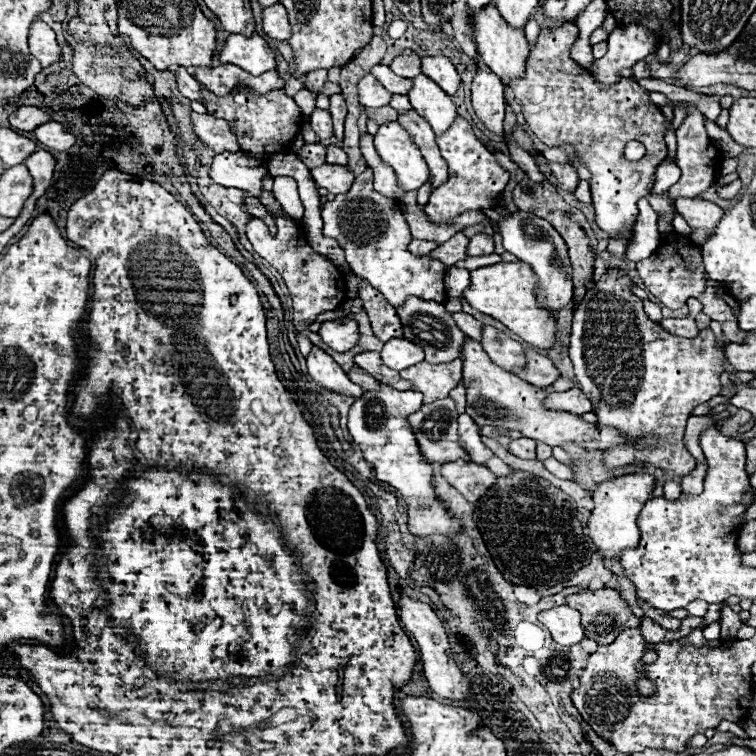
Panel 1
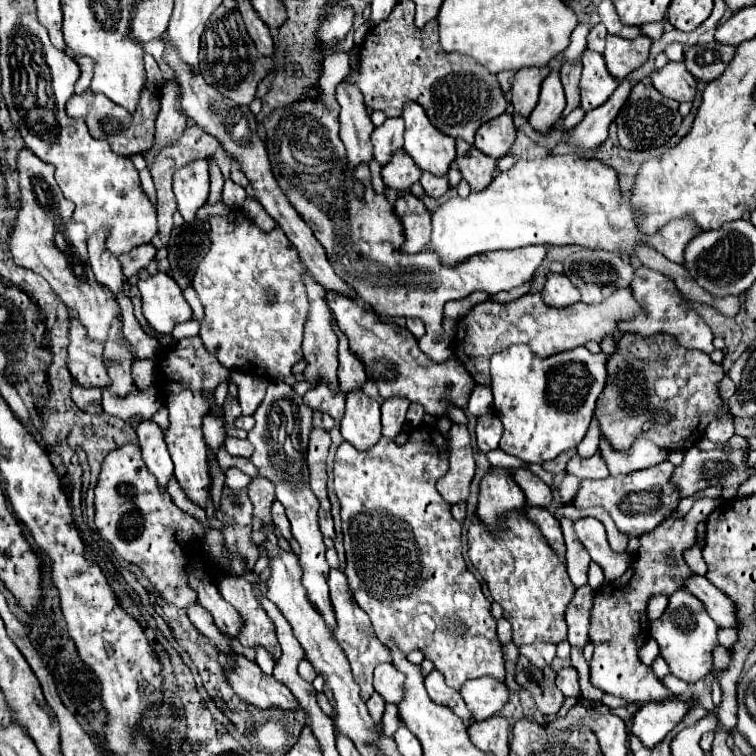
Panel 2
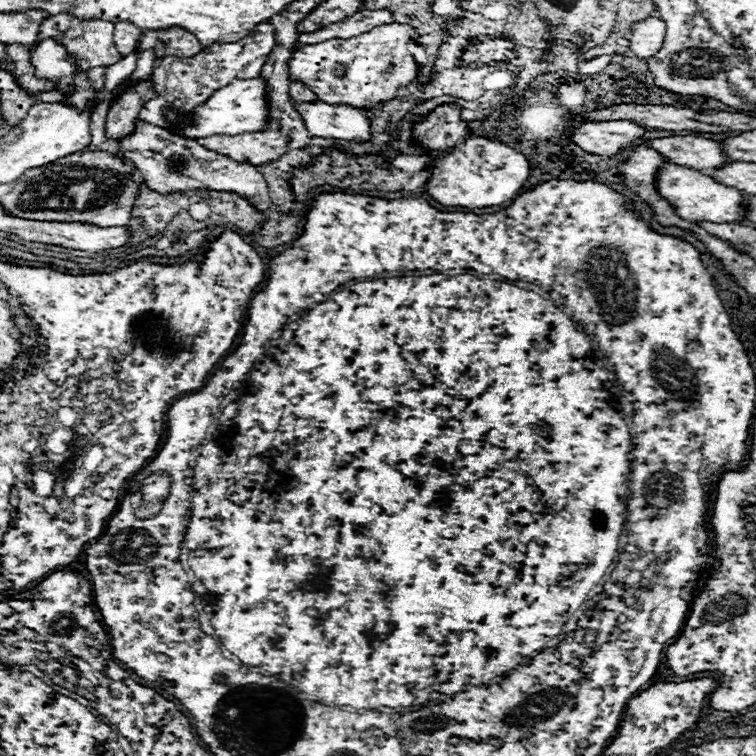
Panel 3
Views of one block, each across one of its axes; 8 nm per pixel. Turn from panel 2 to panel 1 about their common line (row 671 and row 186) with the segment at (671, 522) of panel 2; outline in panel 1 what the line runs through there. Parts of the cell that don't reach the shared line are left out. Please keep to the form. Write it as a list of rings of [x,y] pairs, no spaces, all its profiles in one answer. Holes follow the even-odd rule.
[[[562,24],[552,30],[542,30],[536,44],[530,44],[530,58],[526,62],[526,76],[520,80],[512,80],[510,88],[516,94],[516,102],[522,106],[522,114],[530,126],[530,130],[546,144],[560,146],[564,142],[574,146],[578,162],[582,162],[590,172],[590,192],[592,204],[596,210],[596,224],[600,230],[608,234],[608,238],[632,238],[632,228],[638,220],[636,202],[650,194],[654,186],[654,170],[666,158],[666,142],[664,134],[668,128],[666,118],[660,108],[652,104],[648,92],[634,80],[622,78],[618,84],[602,86],[598,84],[586,68],[578,66],[570,58],[570,48],[578,40],[576,24]],[[630,140],[638,140],[644,144],[646,154],[638,162],[628,162],[624,158],[624,146]]]

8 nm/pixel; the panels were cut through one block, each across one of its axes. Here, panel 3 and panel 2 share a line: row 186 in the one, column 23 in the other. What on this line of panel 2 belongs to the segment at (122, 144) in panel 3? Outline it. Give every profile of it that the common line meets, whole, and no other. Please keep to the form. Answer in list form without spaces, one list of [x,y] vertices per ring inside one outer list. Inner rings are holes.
[[[22,150],[18,156],[22,206],[10,232],[10,252],[18,266],[42,276],[62,302],[78,312],[78,320],[88,330],[92,340],[106,342],[108,328],[114,318],[120,316],[118,302],[106,286],[102,286],[92,270],[86,250],[86,226],[74,222],[74,204],[64,198],[60,186],[54,180],[54,166],[36,158],[30,150]]]

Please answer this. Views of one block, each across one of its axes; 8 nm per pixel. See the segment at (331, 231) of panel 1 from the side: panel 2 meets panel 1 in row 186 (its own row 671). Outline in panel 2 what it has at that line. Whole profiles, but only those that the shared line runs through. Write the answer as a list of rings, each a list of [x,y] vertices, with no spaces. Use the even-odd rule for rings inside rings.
[[[330,570],[328,586],[330,586],[330,602],[332,602],[334,614],[336,614],[336,630],[332,634],[334,634],[334,640],[342,646],[342,652],[346,654],[352,674],[354,674],[354,680],[360,684],[362,700],[366,702],[374,692],[372,670],[382,662],[390,662],[390,650],[376,638],[368,614],[354,602],[354,596],[348,588],[348,580],[340,570]]]

